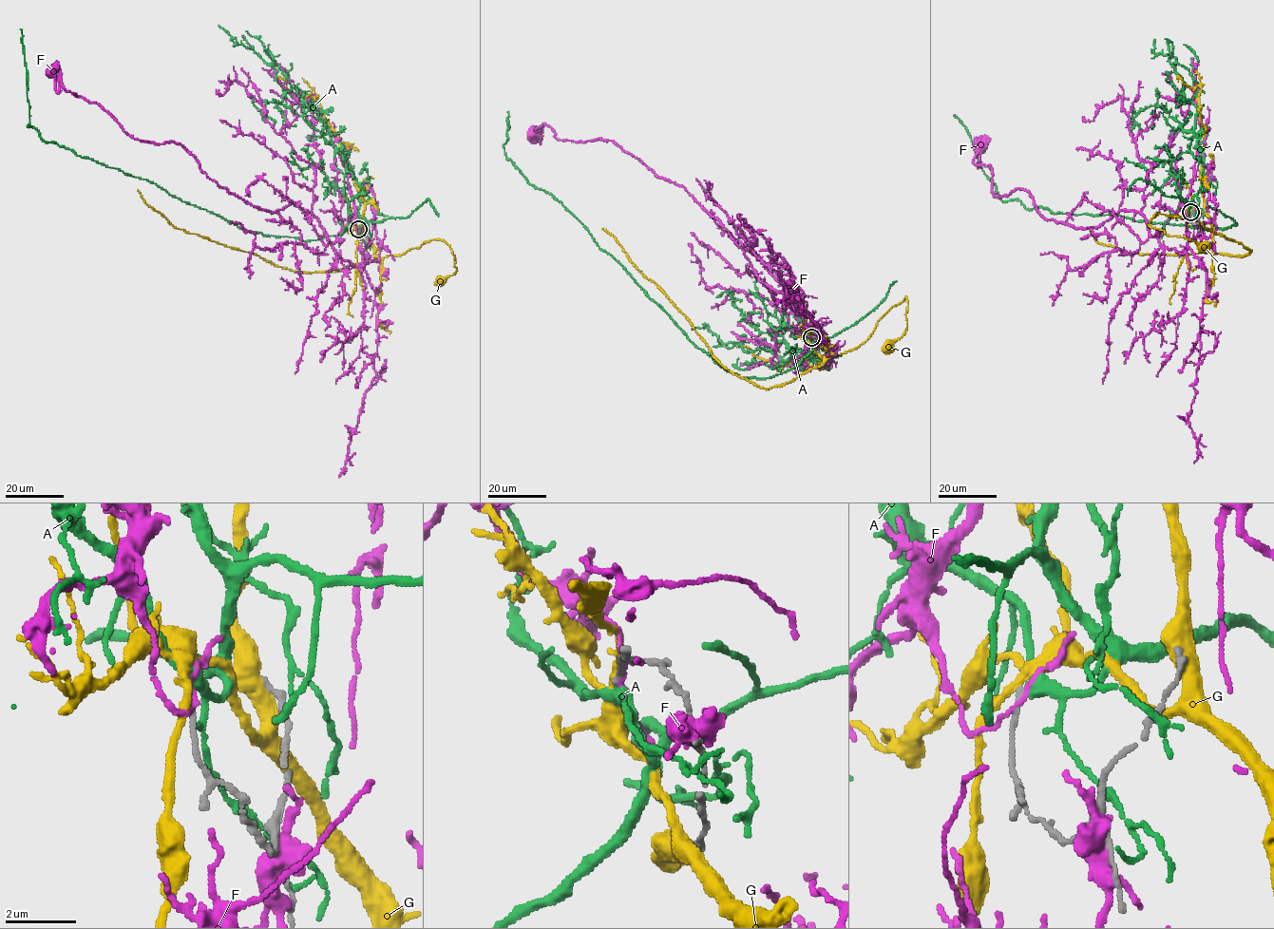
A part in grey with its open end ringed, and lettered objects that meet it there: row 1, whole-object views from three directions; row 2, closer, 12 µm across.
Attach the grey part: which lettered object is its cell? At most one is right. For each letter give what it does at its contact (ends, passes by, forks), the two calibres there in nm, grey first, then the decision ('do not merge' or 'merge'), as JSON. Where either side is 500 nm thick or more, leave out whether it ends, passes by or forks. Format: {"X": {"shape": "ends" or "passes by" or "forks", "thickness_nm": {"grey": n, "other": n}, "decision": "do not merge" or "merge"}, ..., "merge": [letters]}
{"A": {"shape": "passes by", "thickness_nm": {"grey": 170, "other": 320}, "decision": "do not merge"}, "F": {"shape": "passes by", "thickness_nm": {"grey": 180, "other": 120}, "decision": "do not merge"}, "G": {"shape": "forks", "thickness_nm": {"grey": 170, "other": 240}, "decision": "do not merge"}, "merge": []}

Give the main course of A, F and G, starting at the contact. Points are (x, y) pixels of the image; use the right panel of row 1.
A: (1191, 213), (1209, 207), (1237, 224), (1203, 230), (1002, 201), (954, 114)
F: (1190, 213), (1156, 236), (1133, 210), (1091, 228), (1047, 219), (1027, 191), (994, 196), (979, 147)
G: (1190, 213), (1197, 210), (1210, 219), (1213, 233), (1202, 223), (1157, 214), (1150, 225), (1205, 245)

